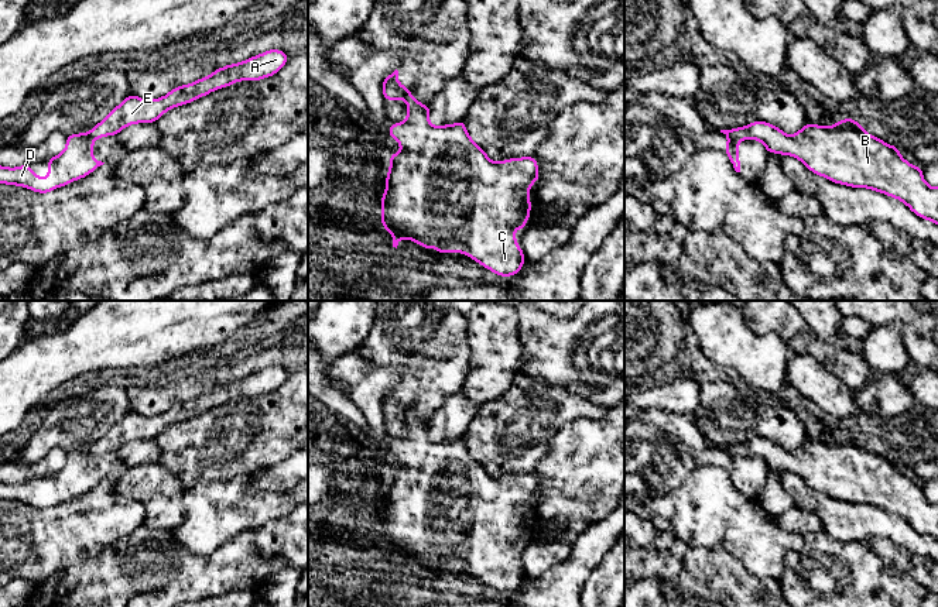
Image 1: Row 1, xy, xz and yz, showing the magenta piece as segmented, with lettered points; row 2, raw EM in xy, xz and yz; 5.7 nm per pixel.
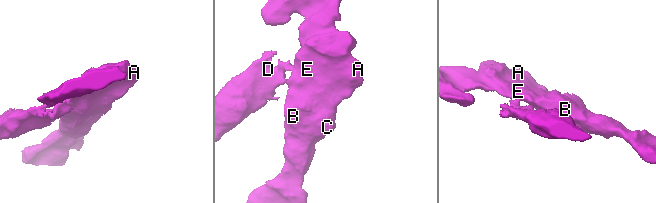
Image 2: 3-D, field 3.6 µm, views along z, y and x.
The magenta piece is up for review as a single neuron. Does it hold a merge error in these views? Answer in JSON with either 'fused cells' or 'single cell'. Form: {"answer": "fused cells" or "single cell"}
{"answer": "fused cells"}

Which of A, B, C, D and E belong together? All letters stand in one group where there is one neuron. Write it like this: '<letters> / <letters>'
A B C E / D

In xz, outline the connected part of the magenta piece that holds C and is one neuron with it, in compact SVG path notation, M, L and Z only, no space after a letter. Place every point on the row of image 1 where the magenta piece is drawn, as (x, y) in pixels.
M412 95L407 103L407 119L388 127L401 151L390 155L381 195L381 226L391 233L393 247L408 239L439 254L466 254L503 278L517 275L526 260L513 232L523 232L528 222L530 186L540 181L537 160L521 157L494 162L470 138L465 120L432 126L429 104L421 104Z

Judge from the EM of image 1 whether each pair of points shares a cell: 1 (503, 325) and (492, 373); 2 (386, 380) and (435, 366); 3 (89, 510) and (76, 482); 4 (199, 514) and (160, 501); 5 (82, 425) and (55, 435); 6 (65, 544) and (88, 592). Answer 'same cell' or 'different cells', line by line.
1: same cell
2: different cells
3: different cells
4: different cells
5: same cell
6: different cells

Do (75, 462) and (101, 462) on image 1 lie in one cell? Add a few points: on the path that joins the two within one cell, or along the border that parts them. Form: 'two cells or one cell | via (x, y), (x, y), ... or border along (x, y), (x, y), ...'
one cell | via (81, 462), (95, 462)

